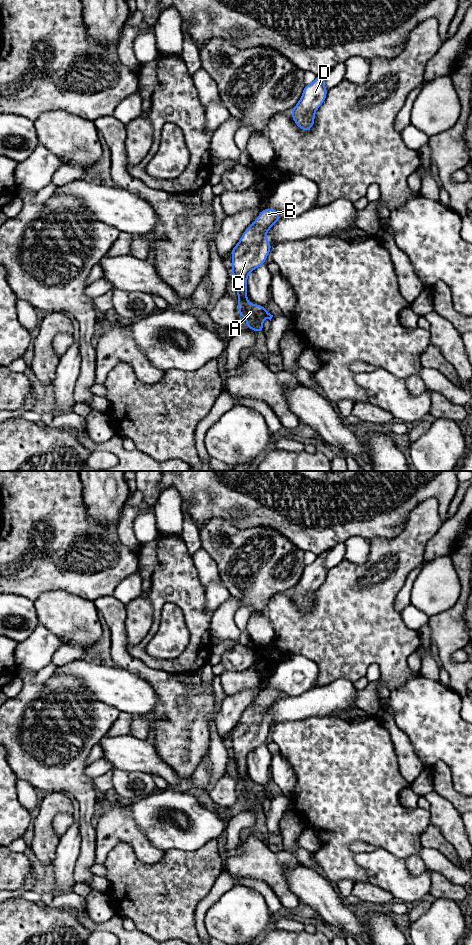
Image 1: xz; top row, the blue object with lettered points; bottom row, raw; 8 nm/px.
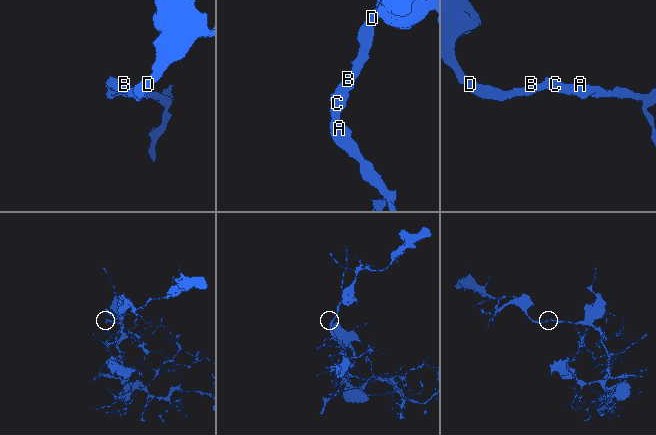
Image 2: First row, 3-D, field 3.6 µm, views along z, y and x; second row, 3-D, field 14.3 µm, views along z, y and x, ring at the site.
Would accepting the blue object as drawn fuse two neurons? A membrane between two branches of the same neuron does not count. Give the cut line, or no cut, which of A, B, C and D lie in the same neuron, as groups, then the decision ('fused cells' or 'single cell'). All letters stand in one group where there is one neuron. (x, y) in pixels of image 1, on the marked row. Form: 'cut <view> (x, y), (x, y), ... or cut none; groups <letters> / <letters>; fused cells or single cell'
cut none; groups A B C D; single cell

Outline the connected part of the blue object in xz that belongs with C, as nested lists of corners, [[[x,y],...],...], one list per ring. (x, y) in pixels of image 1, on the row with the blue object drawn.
[[[265,208],[244,231],[240,241],[231,251],[231,272],[237,286],[239,316],[245,318],[246,329],[258,333],[263,333],[262,320],[267,318],[271,321],[273,315],[265,307],[247,302],[247,276],[251,271],[265,264],[272,248],[270,242],[266,240],[266,233],[280,219],[280,214],[278,210]]]

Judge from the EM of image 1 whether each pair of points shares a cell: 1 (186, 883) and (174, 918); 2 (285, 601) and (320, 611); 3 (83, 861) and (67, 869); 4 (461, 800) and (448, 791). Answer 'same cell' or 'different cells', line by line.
1: same cell
2: same cell
3: different cells
4: same cell

